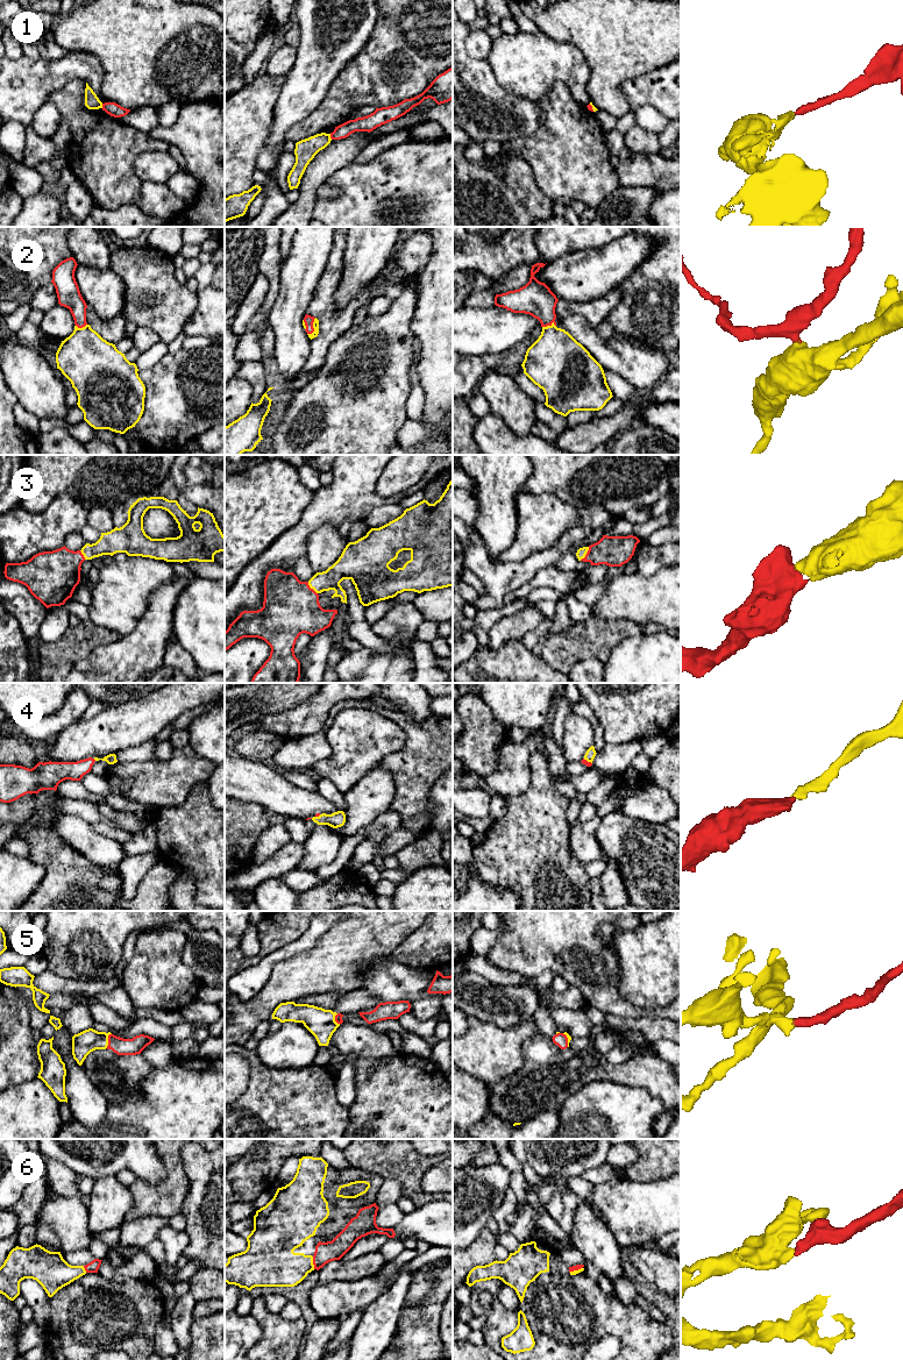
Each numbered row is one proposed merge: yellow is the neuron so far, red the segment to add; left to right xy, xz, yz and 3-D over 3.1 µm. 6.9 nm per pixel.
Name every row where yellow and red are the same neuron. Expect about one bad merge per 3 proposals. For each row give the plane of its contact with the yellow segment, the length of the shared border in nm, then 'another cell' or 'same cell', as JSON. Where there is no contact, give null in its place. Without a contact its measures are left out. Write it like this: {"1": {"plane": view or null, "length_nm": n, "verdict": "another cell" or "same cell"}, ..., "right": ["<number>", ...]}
{"1": {"plane": "xz", "length_nm": 40, "verdict": "another cell"}, "2": {"plane": "xz", "length_nm": 130, "verdict": "same cell"}, "3": {"plane": "yz", "length_nm": 120, "verdict": "same cell"}, "4": {"plane": "yz", "length_nm": 70, "verdict": "same cell"}, "5": {"plane": "xy", "length_nm": 110, "verdict": "same cell"}, "6": {"plane": "xz", "length_nm": 90, "verdict": "same cell"}, "right": ["2", "3", "4", "5", "6"]}

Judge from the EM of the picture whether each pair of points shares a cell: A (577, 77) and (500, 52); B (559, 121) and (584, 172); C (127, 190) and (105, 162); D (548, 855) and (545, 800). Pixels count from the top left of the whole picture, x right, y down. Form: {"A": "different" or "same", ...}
{"A": "same", "B": "same", "C": "same", "D": "same"}

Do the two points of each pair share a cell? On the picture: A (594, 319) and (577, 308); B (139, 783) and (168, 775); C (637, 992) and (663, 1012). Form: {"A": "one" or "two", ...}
{"A": "one", "B": "one", "C": "two"}

